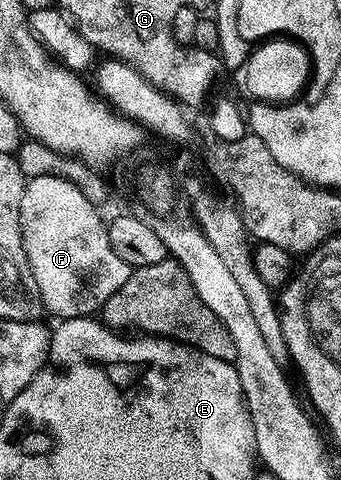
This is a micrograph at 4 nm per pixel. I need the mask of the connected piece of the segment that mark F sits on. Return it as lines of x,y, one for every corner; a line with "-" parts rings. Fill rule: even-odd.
28,179
24,194
22,241
45,308
60,321
95,316
133,273
133,268
114,253
105,220
100,220
101,212
64,179
-
36,194
48,195
48,199
32,199

